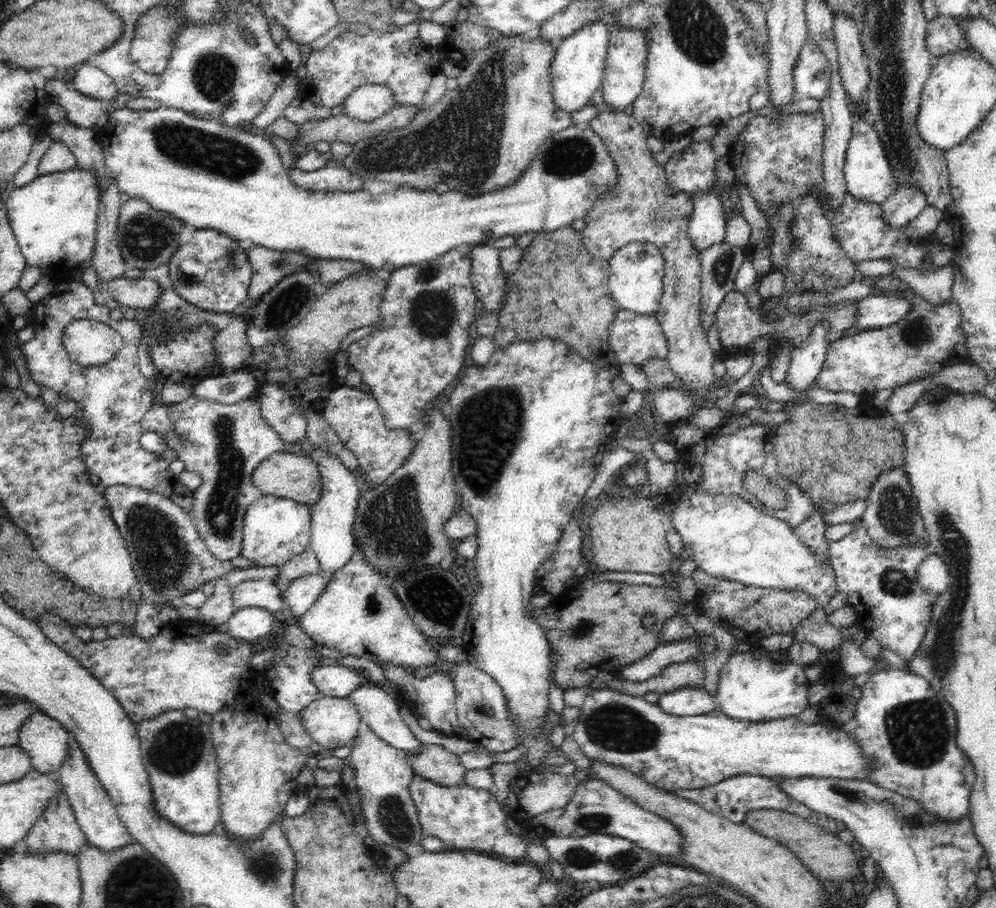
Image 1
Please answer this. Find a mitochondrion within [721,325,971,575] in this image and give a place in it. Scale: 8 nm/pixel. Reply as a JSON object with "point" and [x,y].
{"point":[896,513]}

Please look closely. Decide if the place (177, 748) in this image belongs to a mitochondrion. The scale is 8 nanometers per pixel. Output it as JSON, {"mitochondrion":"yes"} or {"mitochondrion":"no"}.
{"mitochondrion":"yes"}

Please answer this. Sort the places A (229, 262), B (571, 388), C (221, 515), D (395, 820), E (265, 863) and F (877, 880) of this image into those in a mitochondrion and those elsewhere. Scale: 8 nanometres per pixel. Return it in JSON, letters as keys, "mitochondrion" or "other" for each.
{"A":"mitochondrion","B":"other","C":"mitochondrion","D":"mitochondrion","E":"mitochondrion","F":"other"}

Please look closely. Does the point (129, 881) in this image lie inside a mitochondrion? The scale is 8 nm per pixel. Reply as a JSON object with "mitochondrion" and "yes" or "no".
{"mitochondrion":"yes"}

